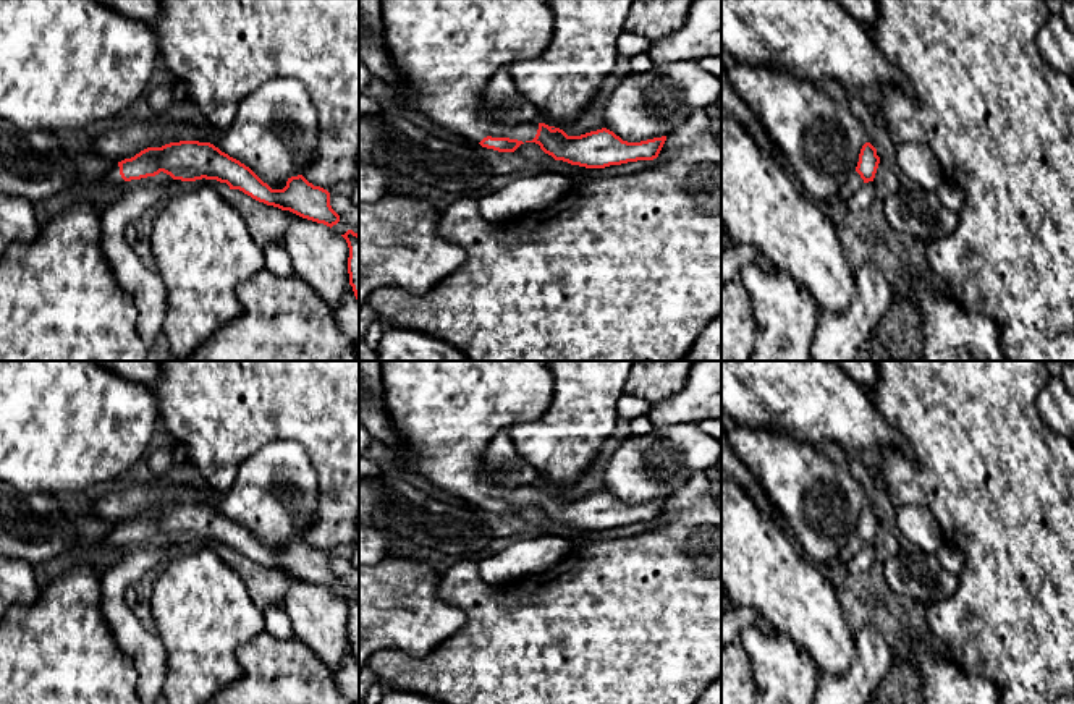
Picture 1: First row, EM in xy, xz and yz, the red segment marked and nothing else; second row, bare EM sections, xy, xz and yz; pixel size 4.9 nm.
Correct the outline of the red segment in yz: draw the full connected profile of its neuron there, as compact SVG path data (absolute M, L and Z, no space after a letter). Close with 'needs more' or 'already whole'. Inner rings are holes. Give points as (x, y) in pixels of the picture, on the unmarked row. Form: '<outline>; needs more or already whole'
M865 505L860 511L856 534L846 542L839 553L839 562L848 563L865 545L873 544L878 526L880 520L877 518L877 511L870 505Z; needs more

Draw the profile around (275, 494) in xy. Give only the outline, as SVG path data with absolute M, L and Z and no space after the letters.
M275 440L241 463L226 490L155 479L121 487L94 508L102 521L118 526L147 510L180 503L210 505L249 529L272 552L283 552L291 539L302 537L314 524L320 492L307 452L294 440Z

